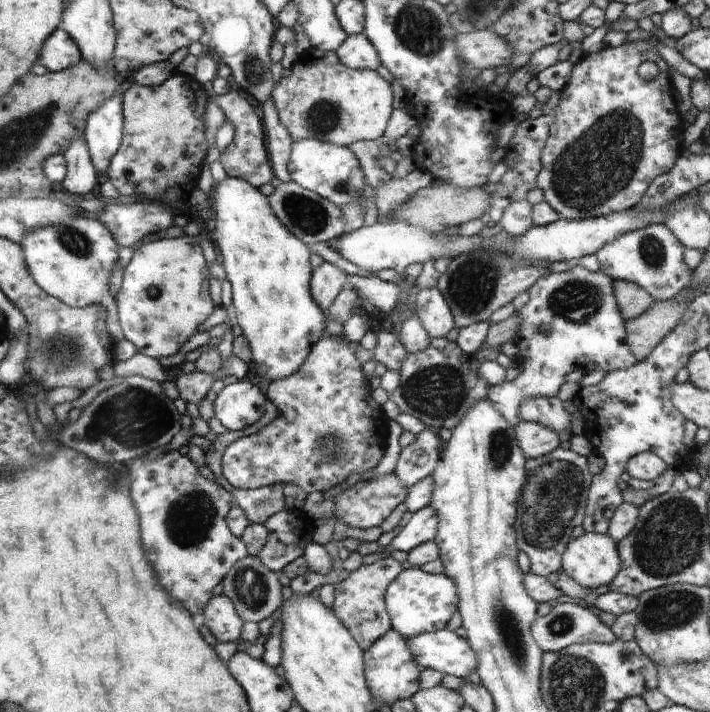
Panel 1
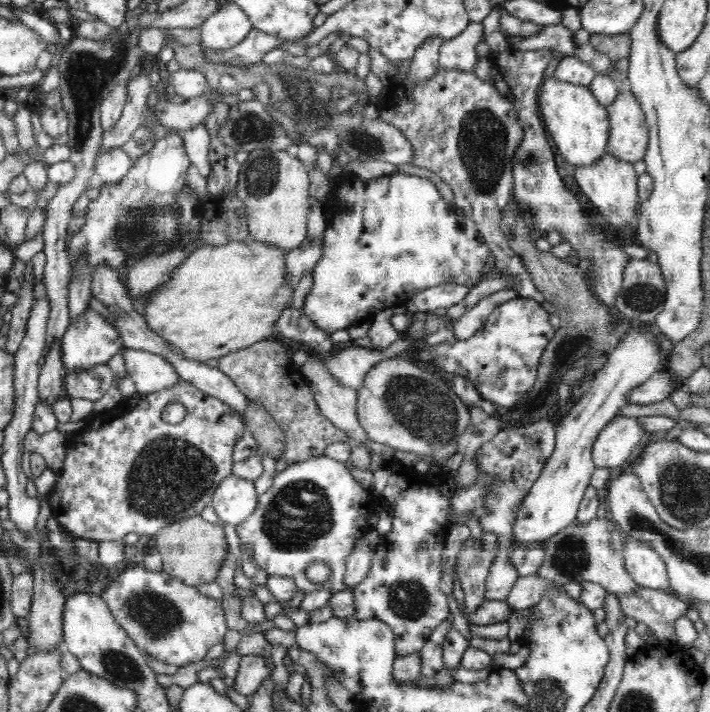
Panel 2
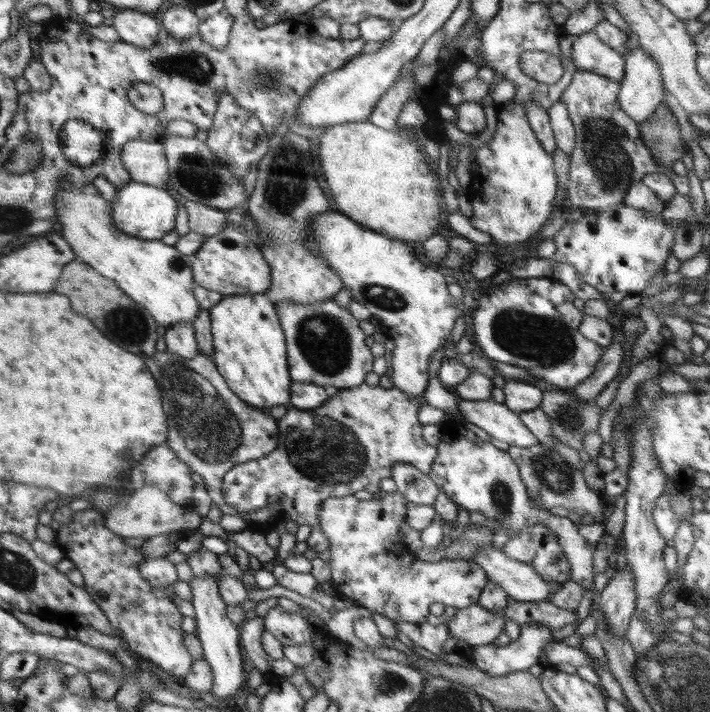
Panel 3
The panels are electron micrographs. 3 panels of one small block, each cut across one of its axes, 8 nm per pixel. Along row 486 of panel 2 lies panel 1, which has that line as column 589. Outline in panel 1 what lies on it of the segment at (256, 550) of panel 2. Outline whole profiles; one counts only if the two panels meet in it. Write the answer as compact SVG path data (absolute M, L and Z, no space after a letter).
M572 263L568 271L561 273L546 273L527 290L530 299L518 311L523 318L514 342L519 347L520 355L516 362L521 366L521 372L513 381L502 382L502 384L491 388L487 398L494 408L515 427L520 421L519 408L525 398L532 397L556 397L560 386L564 384L564 377L576 368L586 368L587 364L597 364L606 372L615 370L626 370L637 363L636 357L629 349L626 329L624 329L623 316L615 297L614 281L605 272L588 271L582 265Z

